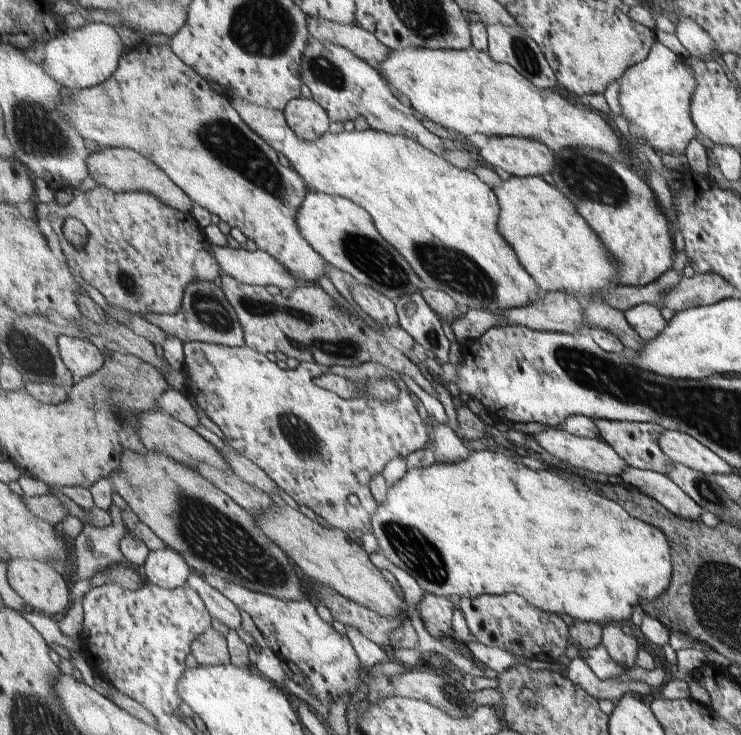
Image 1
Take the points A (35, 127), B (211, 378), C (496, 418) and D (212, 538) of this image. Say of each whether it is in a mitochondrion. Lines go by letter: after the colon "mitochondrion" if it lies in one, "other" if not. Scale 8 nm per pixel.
A: mitochondrion
B: other
C: other
D: mitochondrion

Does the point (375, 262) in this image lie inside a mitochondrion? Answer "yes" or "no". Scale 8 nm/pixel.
yes

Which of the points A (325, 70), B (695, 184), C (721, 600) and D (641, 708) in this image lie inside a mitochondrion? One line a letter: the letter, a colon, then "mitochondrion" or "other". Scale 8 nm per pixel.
A: mitochondrion
B: other
C: mitochondrion
D: other

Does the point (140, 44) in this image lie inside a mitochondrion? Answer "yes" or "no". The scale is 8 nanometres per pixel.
no

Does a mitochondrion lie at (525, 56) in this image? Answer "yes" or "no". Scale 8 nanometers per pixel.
yes

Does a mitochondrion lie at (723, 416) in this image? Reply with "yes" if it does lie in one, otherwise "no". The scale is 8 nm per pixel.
yes

